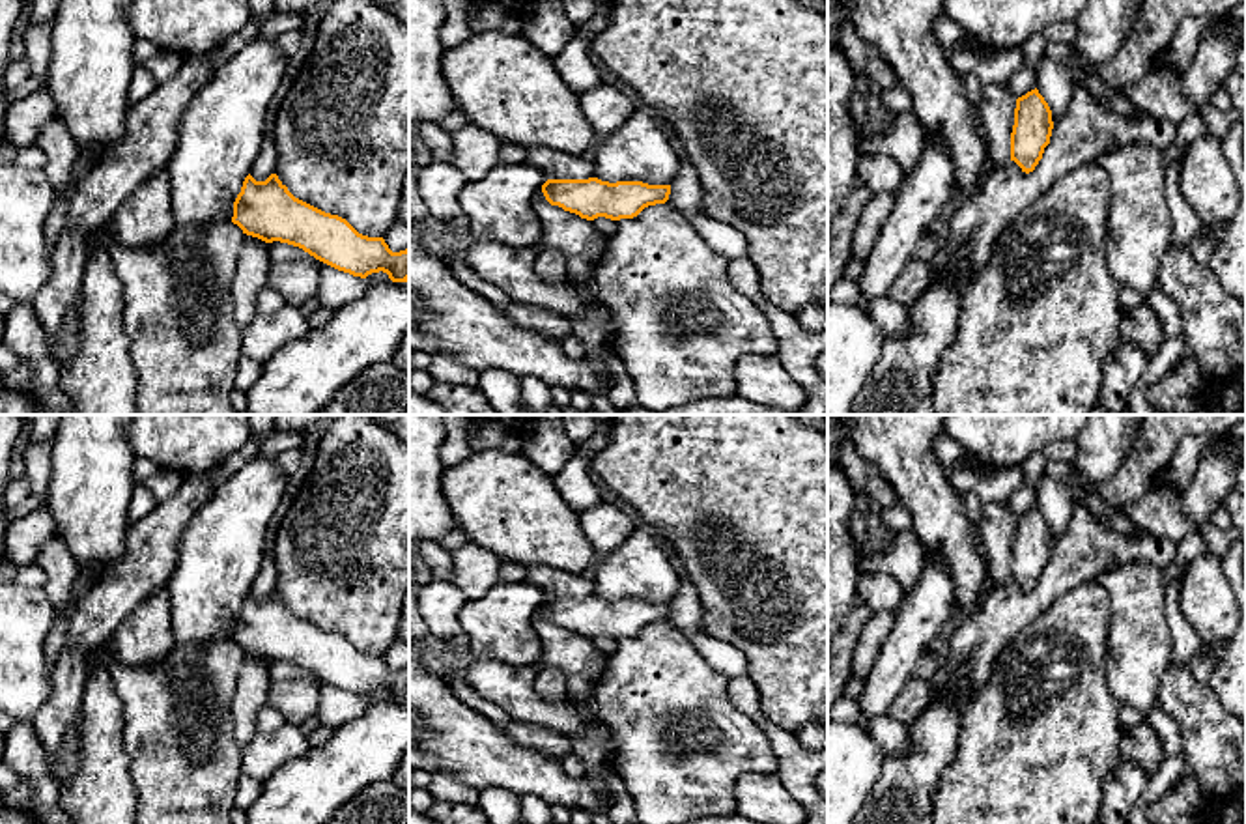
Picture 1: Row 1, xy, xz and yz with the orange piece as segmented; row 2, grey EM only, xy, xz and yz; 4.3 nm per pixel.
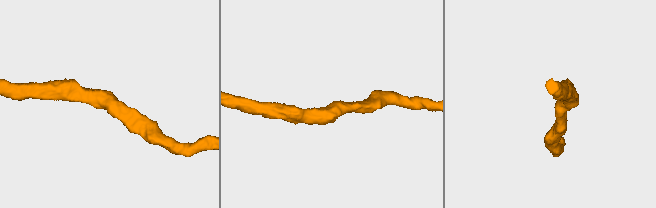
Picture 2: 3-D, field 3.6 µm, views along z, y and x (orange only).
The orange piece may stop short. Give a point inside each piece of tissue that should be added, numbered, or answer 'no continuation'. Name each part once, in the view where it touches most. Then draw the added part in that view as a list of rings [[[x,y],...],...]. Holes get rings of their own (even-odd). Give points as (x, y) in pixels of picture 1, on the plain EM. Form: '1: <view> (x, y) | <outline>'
no continuation

